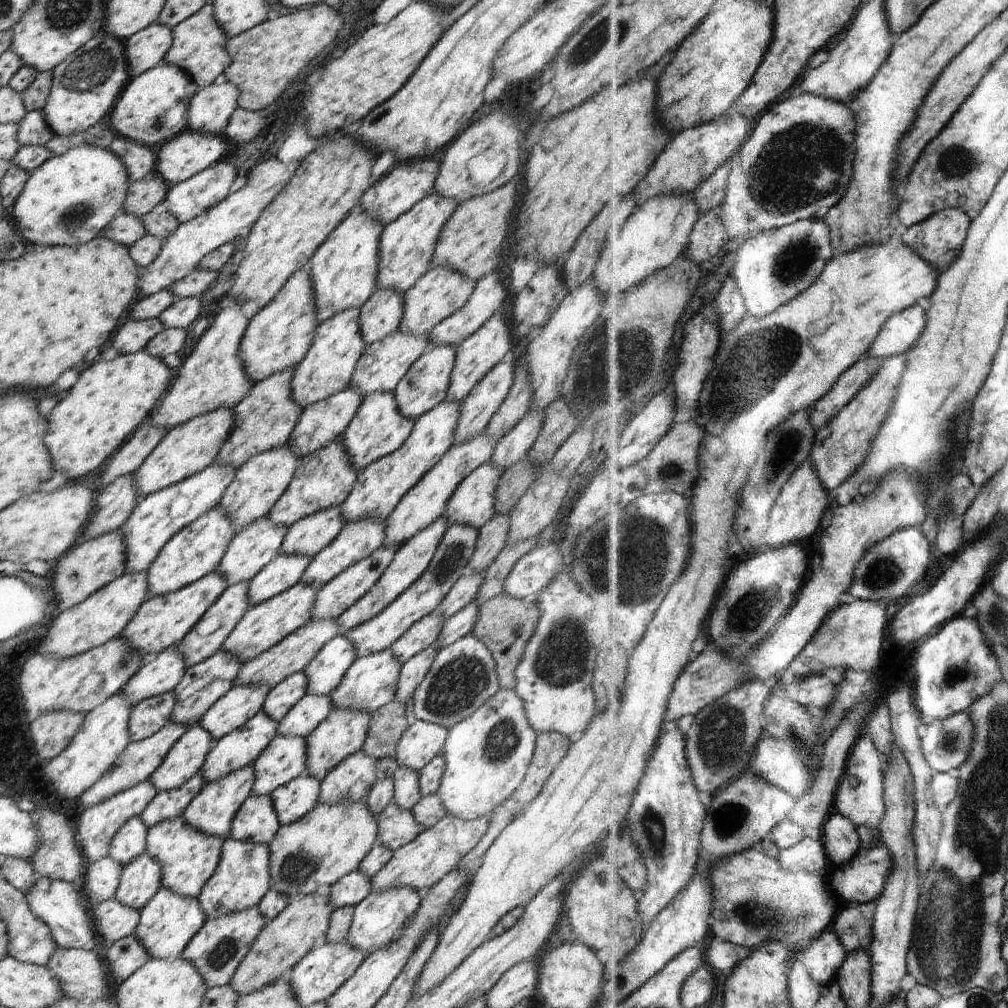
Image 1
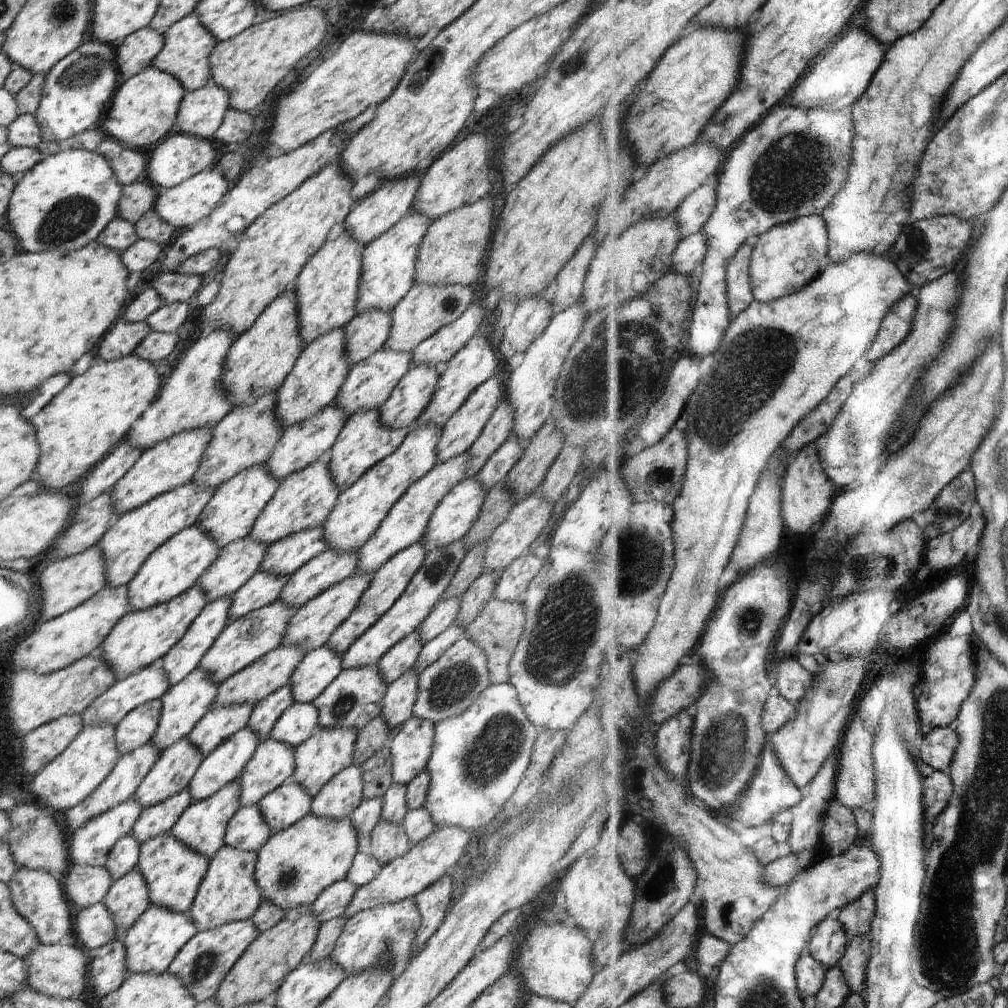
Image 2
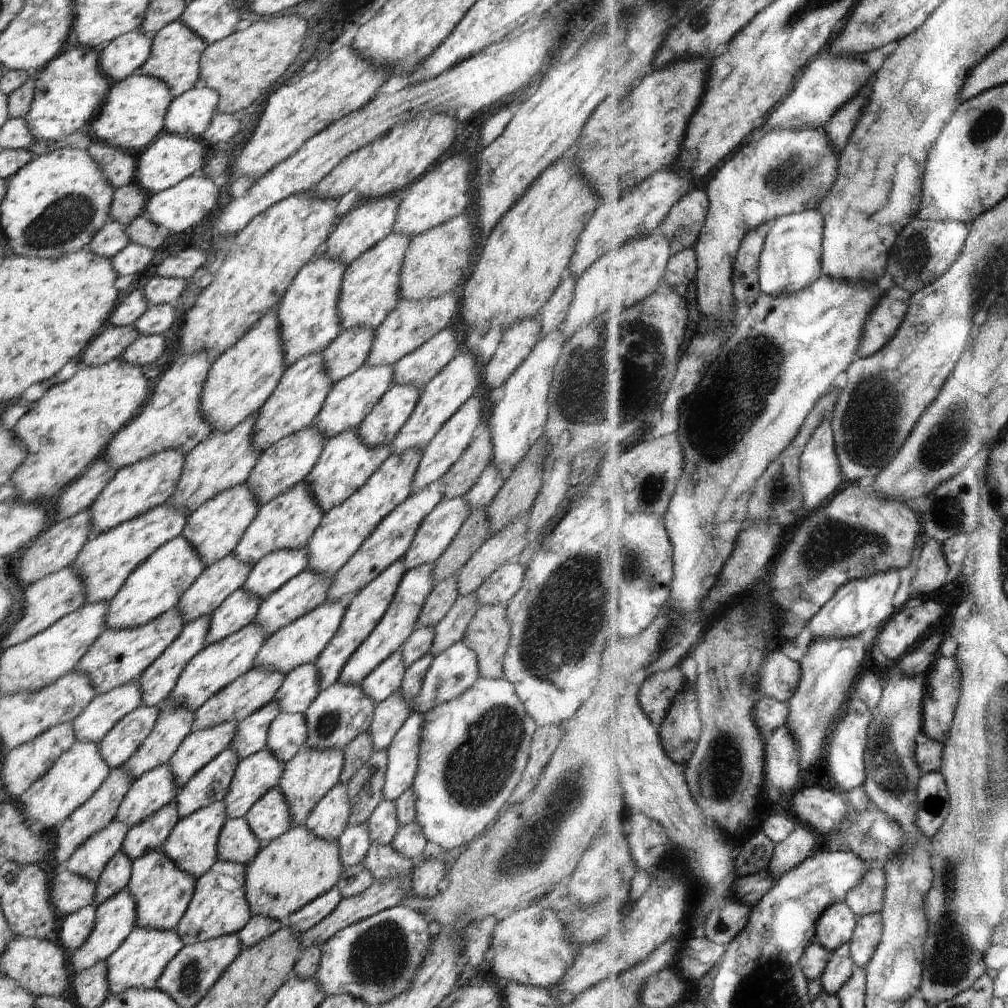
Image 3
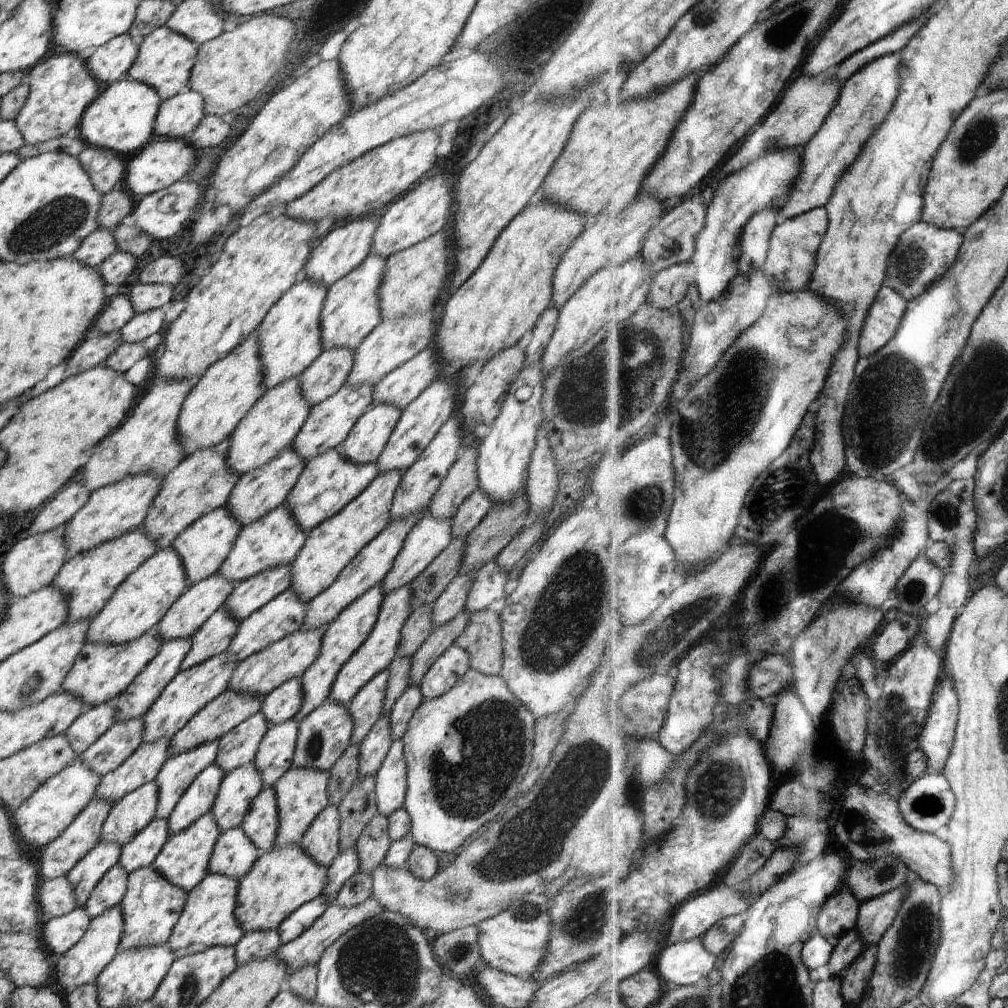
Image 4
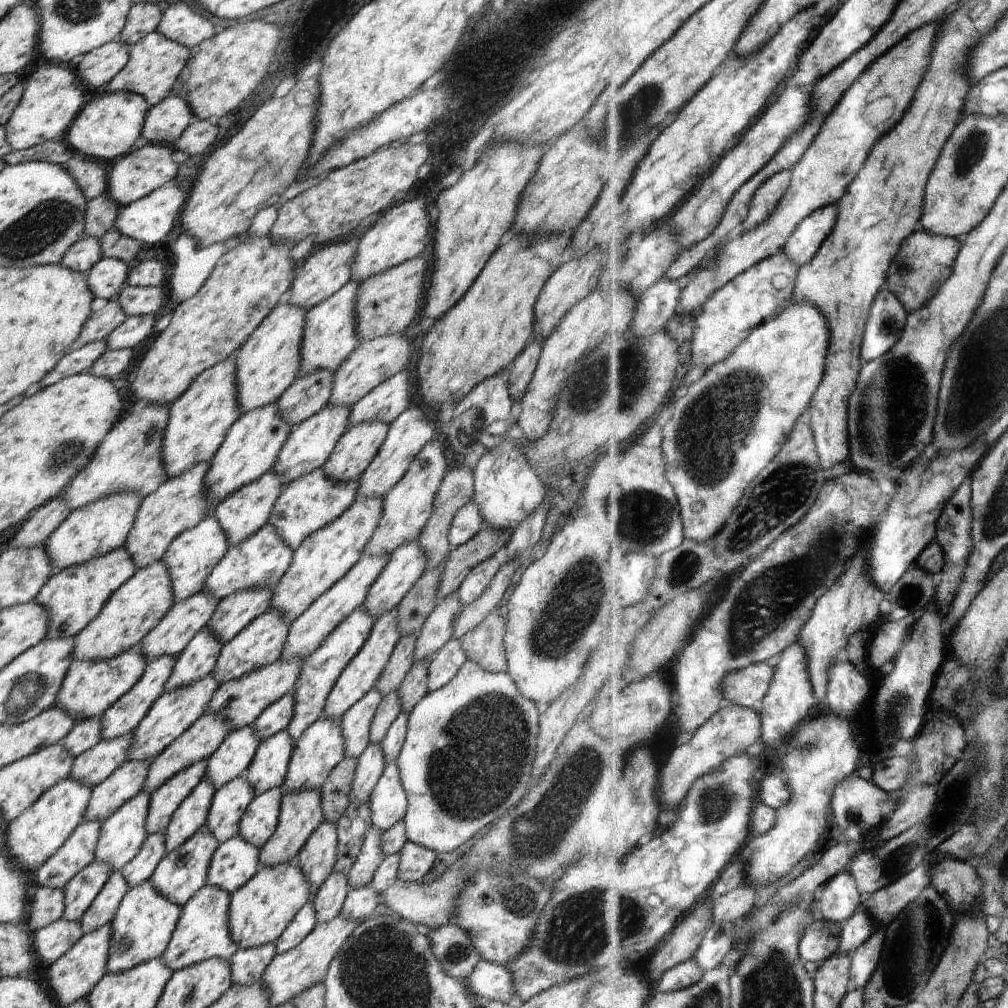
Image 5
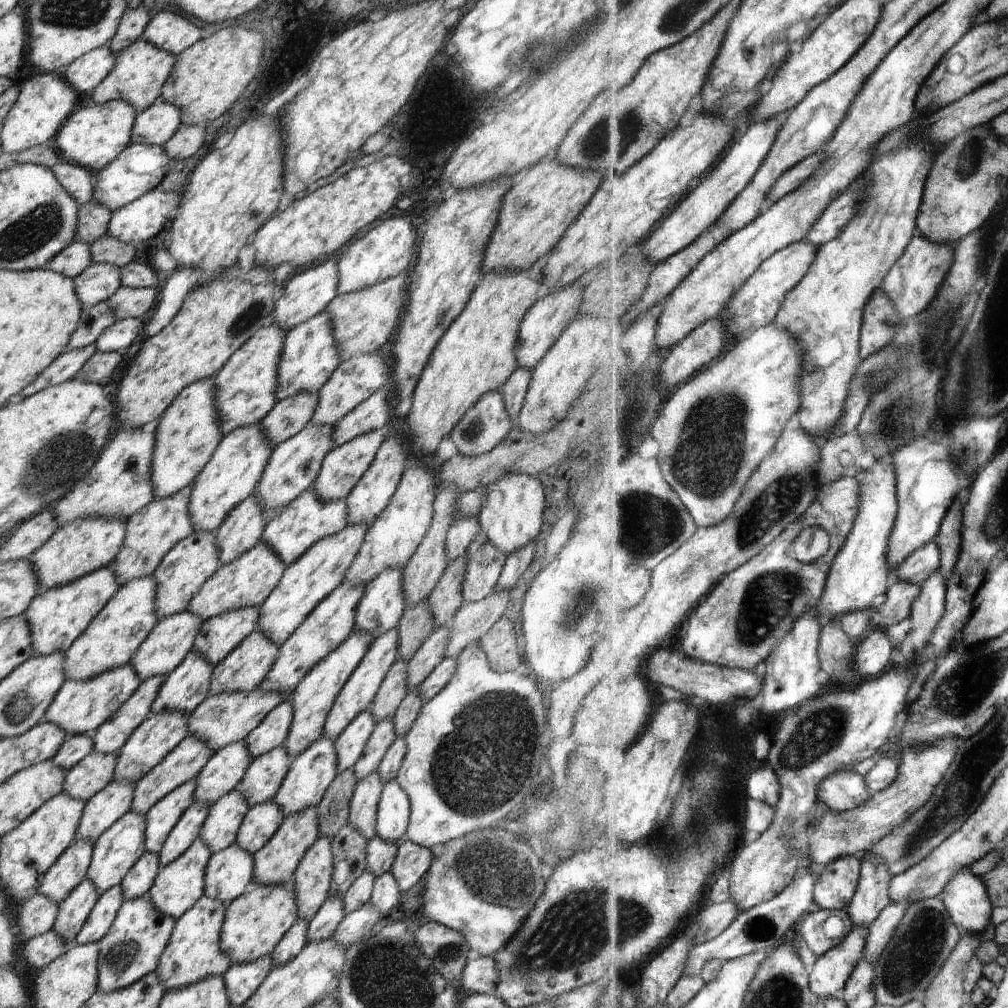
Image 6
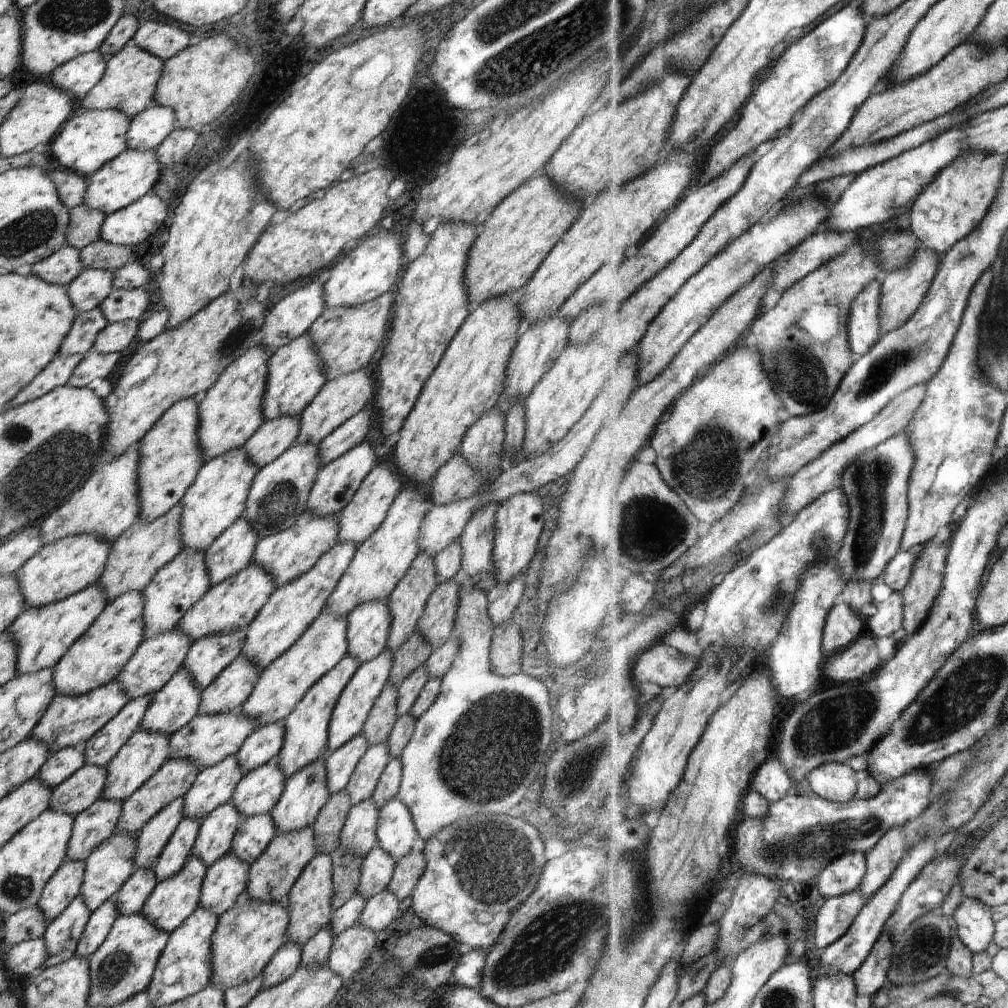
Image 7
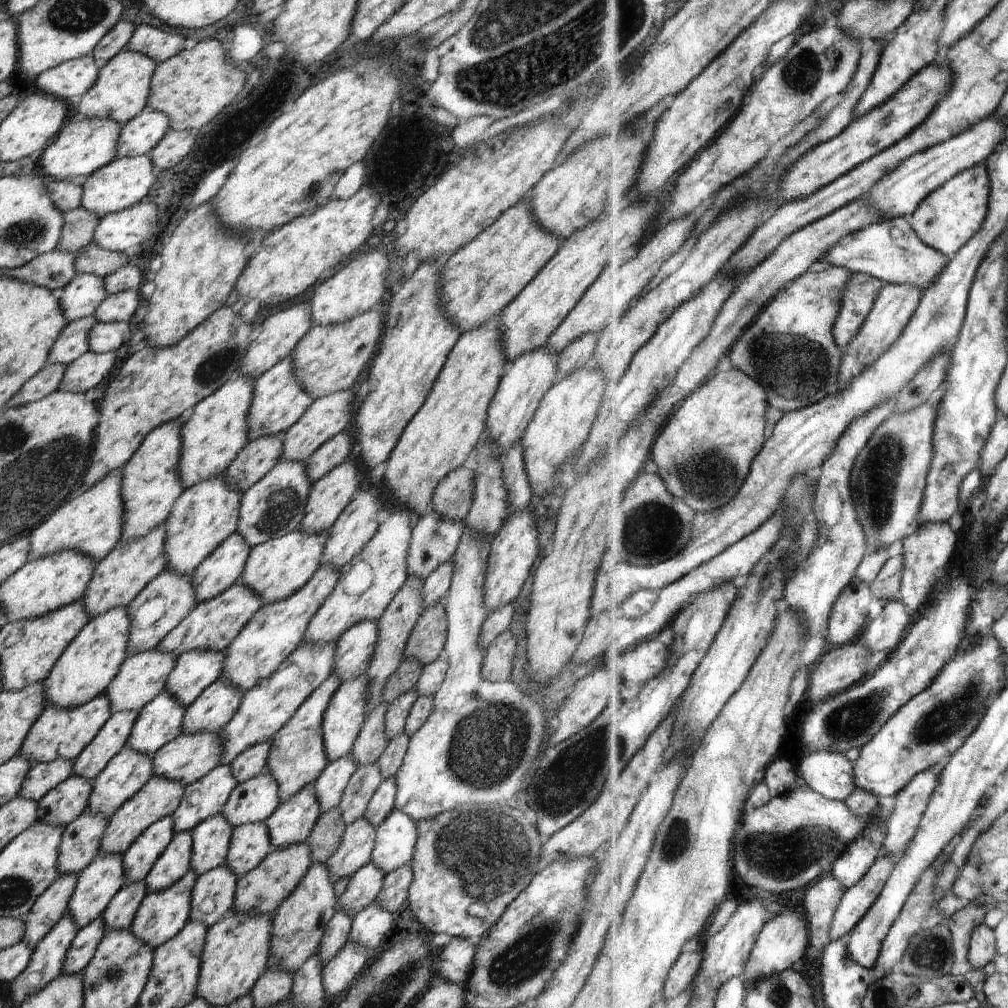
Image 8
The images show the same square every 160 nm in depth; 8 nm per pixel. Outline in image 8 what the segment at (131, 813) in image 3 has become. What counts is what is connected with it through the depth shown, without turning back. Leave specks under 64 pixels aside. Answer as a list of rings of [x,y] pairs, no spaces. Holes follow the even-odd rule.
[[[98,854],[94,861],[90,862],[90,865],[79,873],[76,888],[72,898],[70,898],[67,912],[72,914],[74,922],[78,924],[78,928],[82,929],[104,913],[112,898],[125,885],[126,878],[124,878],[122,854]]]

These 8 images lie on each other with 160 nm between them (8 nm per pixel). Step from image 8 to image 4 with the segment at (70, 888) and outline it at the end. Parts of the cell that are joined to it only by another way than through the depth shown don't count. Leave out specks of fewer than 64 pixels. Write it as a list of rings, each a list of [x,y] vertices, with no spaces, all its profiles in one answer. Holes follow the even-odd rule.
[[[94,797],[84,810],[74,819],[66,830],[41,851],[40,874],[44,880],[66,877],[67,874],[90,852],[101,840],[101,830],[106,817],[111,811],[112,803],[100,797]]]

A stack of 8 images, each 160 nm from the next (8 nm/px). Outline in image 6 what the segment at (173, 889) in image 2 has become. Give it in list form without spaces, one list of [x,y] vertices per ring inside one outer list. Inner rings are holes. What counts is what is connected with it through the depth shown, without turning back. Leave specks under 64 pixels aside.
[[[144,896],[134,901],[124,901],[117,918],[99,944],[99,976],[97,991],[112,993],[138,982],[156,971],[158,962],[170,941],[175,920],[161,914]]]

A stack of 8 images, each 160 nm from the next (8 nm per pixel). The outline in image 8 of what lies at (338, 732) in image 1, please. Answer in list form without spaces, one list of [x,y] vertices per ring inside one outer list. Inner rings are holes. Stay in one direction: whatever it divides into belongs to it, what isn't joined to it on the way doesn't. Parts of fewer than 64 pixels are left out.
[[[290,844],[268,854],[251,872],[238,877],[233,911],[248,914],[271,914],[292,894],[312,865],[310,848],[305,844]]]

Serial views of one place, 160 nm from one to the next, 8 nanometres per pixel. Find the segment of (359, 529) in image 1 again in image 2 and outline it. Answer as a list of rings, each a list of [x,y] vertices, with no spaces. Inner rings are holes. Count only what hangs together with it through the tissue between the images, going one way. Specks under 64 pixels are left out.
[[[334,549],[323,551],[289,576],[276,601],[285,602],[290,607],[297,609],[310,599],[316,598],[322,591],[342,582],[357,570],[357,552],[349,551],[347,553],[346,551],[335,551]]]

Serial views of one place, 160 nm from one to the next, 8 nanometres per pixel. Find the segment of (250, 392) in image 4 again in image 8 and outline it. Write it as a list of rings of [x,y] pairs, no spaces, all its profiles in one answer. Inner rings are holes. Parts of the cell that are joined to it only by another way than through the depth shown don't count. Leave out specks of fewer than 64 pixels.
[[[181,418],[170,420],[152,430],[145,438],[122,472],[122,500],[124,500],[125,525],[121,540],[142,538],[150,530],[167,521],[176,500],[183,494],[178,462],[182,456]]]

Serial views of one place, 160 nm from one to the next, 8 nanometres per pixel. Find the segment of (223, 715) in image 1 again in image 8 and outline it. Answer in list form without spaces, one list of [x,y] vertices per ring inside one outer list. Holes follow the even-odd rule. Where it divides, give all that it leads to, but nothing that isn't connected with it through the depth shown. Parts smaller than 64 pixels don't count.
[[[164,816],[138,836],[128,851],[122,855],[126,884],[145,881],[158,858],[166,850],[166,846],[174,838],[174,834],[172,816]]]

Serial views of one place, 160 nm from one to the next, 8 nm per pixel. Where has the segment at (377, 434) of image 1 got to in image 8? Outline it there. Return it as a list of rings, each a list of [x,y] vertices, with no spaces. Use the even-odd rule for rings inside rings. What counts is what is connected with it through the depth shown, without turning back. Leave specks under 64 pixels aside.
[[[297,529],[285,536],[260,544],[250,550],[248,562],[239,581],[244,586],[250,586],[254,592],[258,592],[263,604],[274,604],[278,600],[285,600],[298,592],[321,566],[320,558],[322,558],[327,538],[327,531],[310,534]]]

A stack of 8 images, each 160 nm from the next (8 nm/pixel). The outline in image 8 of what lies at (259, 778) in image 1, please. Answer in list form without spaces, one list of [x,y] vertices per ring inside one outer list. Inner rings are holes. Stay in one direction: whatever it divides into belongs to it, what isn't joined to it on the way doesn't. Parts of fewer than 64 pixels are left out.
[[[216,814],[199,823],[191,831],[191,870],[198,877],[218,866],[225,865],[233,827],[222,814]]]

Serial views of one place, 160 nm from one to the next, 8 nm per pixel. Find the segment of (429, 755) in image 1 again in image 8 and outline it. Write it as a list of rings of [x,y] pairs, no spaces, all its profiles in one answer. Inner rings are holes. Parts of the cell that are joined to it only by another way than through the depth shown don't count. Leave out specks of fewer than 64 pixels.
[[[393,809],[386,820],[376,827],[371,862],[388,875],[411,863],[417,840],[417,824],[404,812]]]

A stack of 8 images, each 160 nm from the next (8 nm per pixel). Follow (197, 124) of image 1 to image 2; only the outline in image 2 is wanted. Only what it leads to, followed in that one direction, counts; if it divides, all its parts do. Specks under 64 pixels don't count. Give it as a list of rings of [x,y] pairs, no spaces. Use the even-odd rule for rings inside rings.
[[[218,85],[186,92],[175,116],[175,131],[212,140],[229,108],[229,92]]]

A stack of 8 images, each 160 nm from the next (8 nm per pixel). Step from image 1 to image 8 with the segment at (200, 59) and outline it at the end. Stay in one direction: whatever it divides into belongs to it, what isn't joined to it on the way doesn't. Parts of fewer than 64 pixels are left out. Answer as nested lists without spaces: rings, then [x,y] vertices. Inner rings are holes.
[[[123,49],[108,63],[101,64],[100,74],[94,86],[82,96],[77,106],[78,113],[85,118],[106,118],[121,126],[147,110],[151,94],[151,82],[159,64],[140,52]]]

